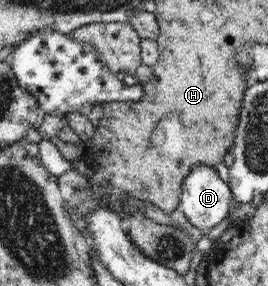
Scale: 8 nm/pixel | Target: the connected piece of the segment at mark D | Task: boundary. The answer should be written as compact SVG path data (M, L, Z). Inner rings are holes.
M198 166L186 179L184 179L181 189L178 209L184 213L188 223L208 233L219 223L222 223L228 216L228 210L232 204L232 192L218 176L216 170Z

